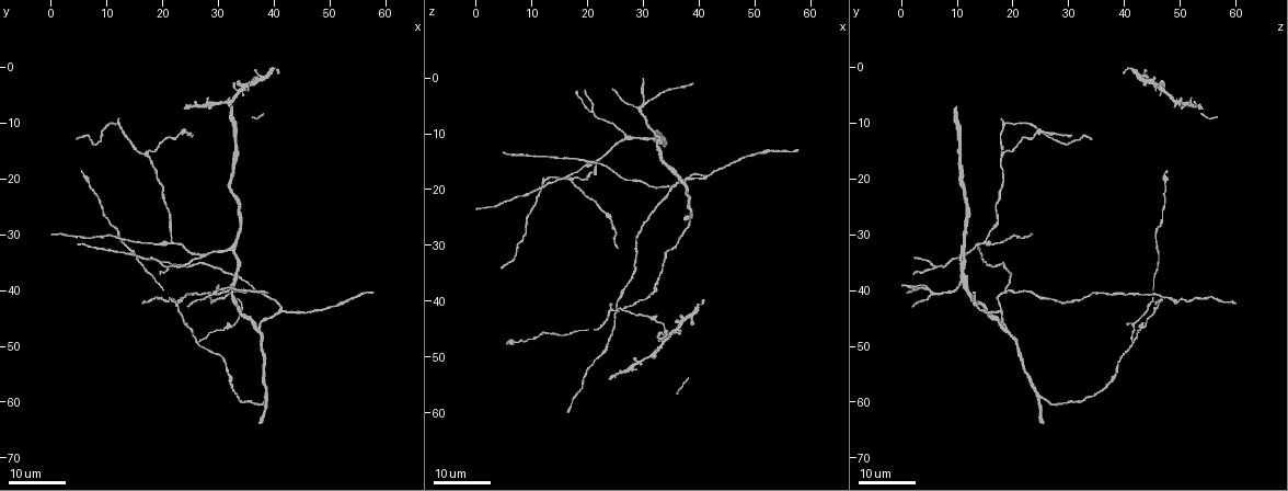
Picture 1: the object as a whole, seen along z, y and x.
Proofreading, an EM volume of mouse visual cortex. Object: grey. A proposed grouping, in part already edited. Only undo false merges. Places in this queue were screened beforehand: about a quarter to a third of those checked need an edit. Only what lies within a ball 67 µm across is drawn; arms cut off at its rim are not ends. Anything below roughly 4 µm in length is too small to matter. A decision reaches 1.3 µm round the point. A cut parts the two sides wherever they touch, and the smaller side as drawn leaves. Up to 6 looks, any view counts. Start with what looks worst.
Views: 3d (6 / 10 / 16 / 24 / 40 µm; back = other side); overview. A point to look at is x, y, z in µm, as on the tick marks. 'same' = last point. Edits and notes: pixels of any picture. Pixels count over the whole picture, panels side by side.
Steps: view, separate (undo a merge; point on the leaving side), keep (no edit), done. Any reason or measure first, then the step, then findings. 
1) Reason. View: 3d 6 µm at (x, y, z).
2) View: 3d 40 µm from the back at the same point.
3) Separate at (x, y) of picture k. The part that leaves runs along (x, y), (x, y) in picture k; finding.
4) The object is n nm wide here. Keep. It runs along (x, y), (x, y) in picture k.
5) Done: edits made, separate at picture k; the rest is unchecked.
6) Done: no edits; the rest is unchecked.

View: 3d 16 µm at (32.5, 39.0, 10.0).

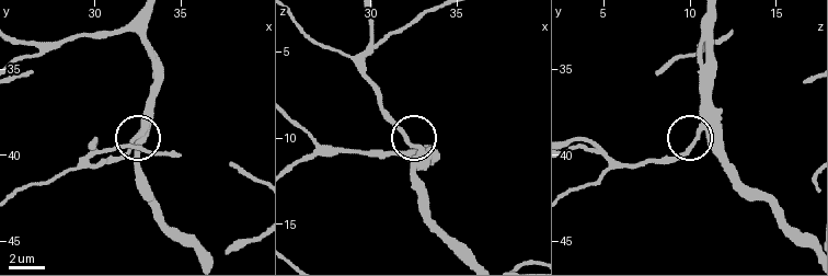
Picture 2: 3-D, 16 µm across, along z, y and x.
View: 3d 10 µm at (32.6, 38.9, 10.4).

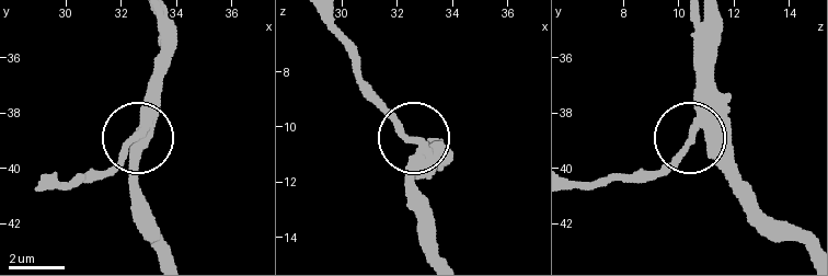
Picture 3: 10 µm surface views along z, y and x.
The side arm is 18 µm long. Keep. It runs along (139, 182), (139, 135), (92, 182) in picture 3; continuous, no second neuron.

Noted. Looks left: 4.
Three arms meet. View: 3d 16 µm at (22.0, 31.5, 15.5).

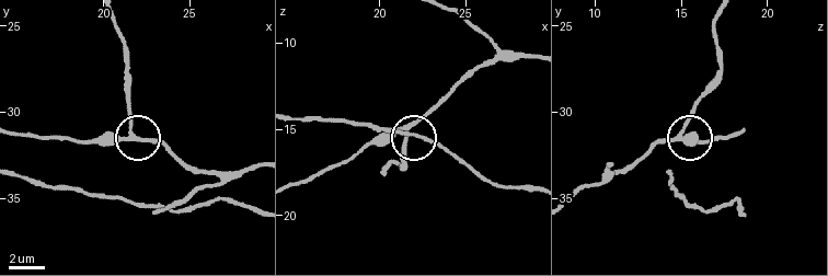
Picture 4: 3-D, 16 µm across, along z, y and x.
View: 3d 10 µm at (21.7, 31.1, 14.9).

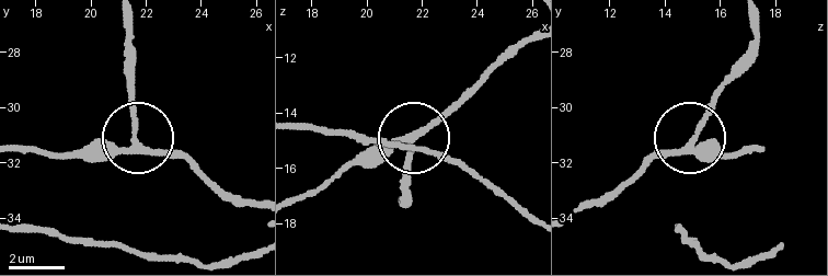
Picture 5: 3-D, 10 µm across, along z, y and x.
3 arms meet here. Keep. Continuous, no second neuron.

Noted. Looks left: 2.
Thin arm on a thick one. View: 3d 24 µm at (30.5, 39.5, 4.5).

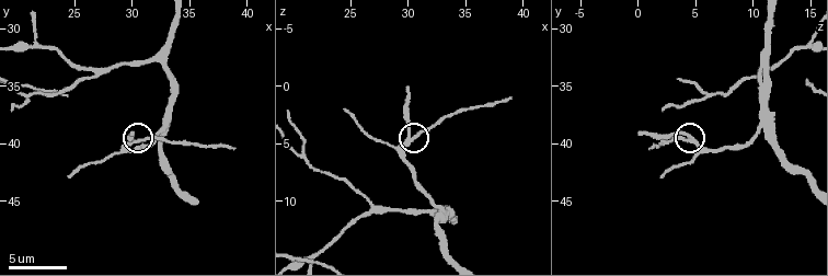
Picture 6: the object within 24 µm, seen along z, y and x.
Zoom in. View: 3d 10 µm at (30.0, 39.8, 4.8).

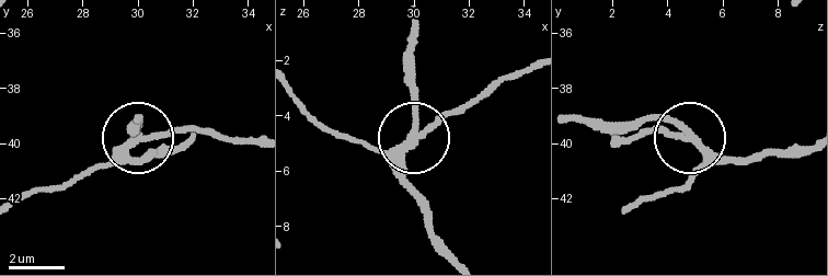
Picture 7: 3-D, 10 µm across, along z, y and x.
The object is 230 nm wide here. Keep. One neuron here.

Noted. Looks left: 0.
Done: no edits; the rest is unchecked.

